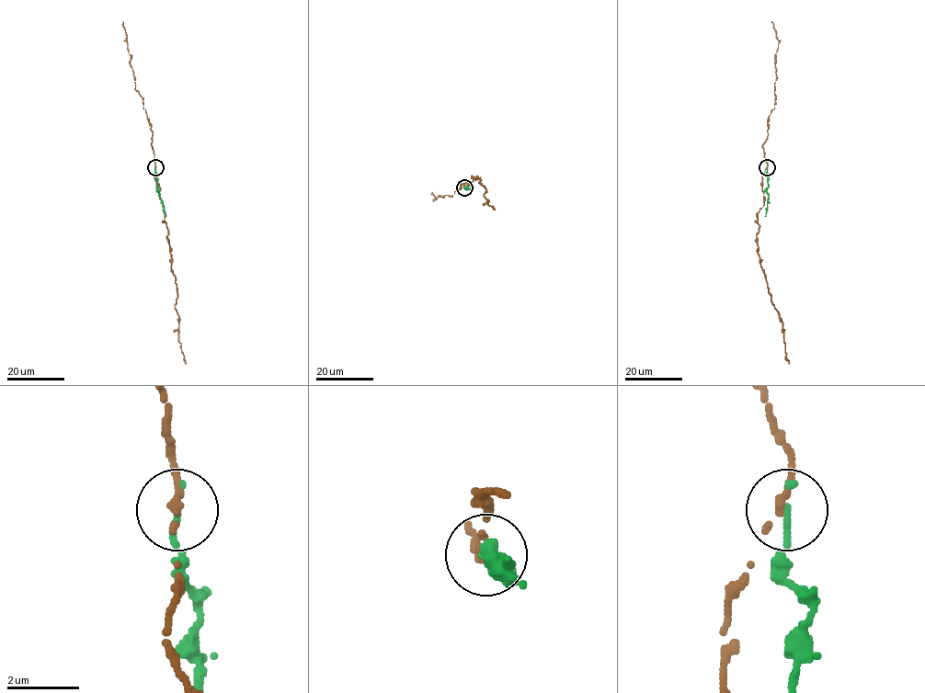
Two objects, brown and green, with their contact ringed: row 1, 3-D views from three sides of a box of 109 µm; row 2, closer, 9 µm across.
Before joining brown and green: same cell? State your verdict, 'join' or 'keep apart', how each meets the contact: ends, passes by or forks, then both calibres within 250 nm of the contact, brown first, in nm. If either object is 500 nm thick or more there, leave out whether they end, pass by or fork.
keep apart | brown ends | green ends | 280/200 nm

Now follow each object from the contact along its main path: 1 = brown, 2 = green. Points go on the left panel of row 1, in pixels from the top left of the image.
1: (155, 167), (176, 278), (178, 342), (186, 363)
2: (155, 167), (157, 191), (165, 216)

